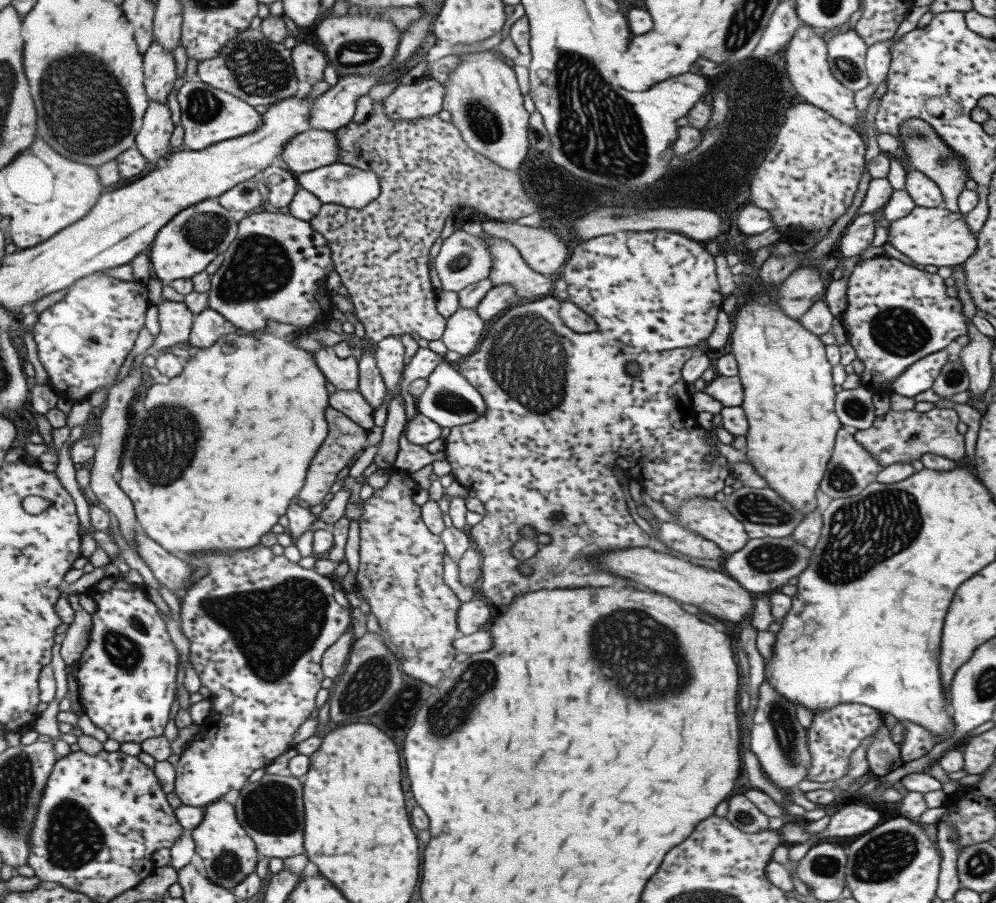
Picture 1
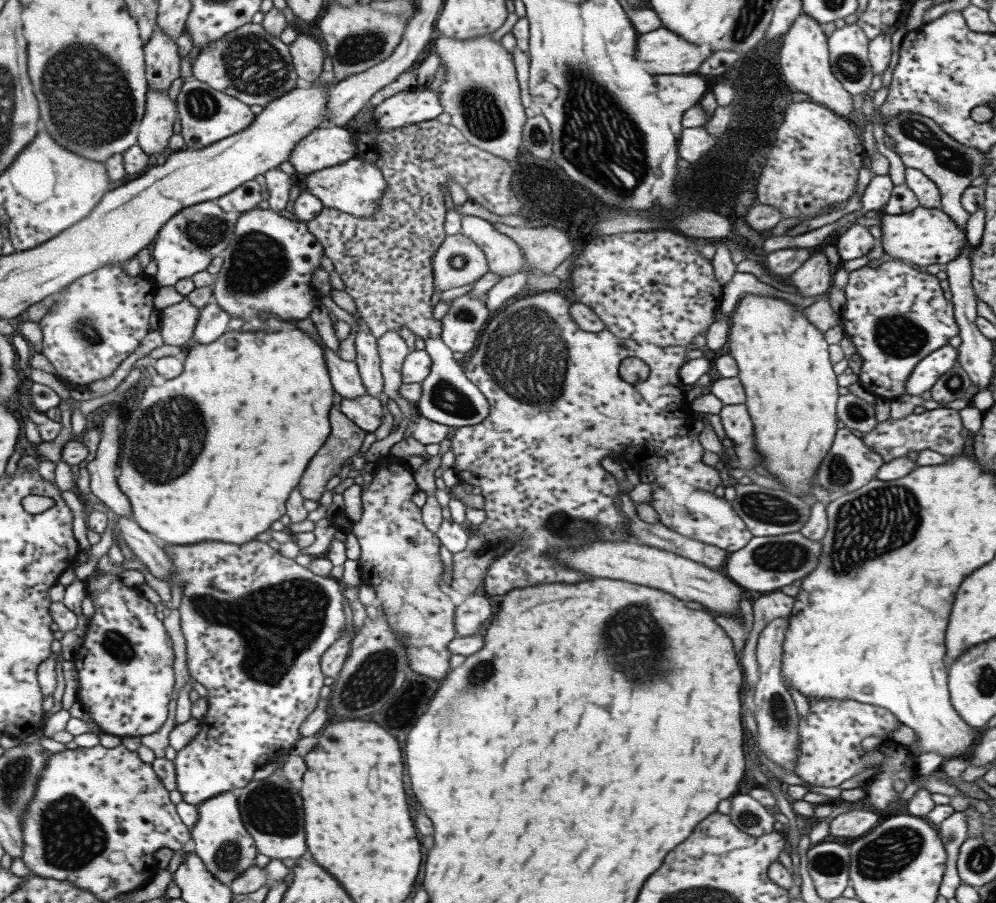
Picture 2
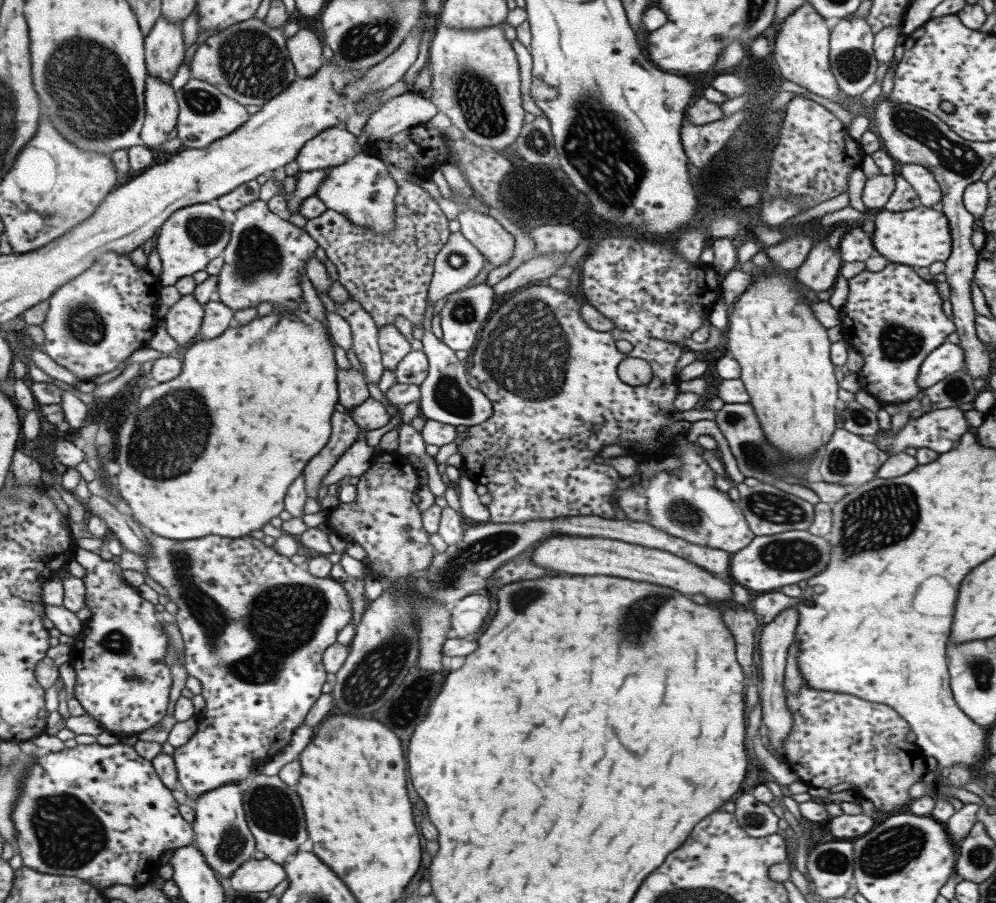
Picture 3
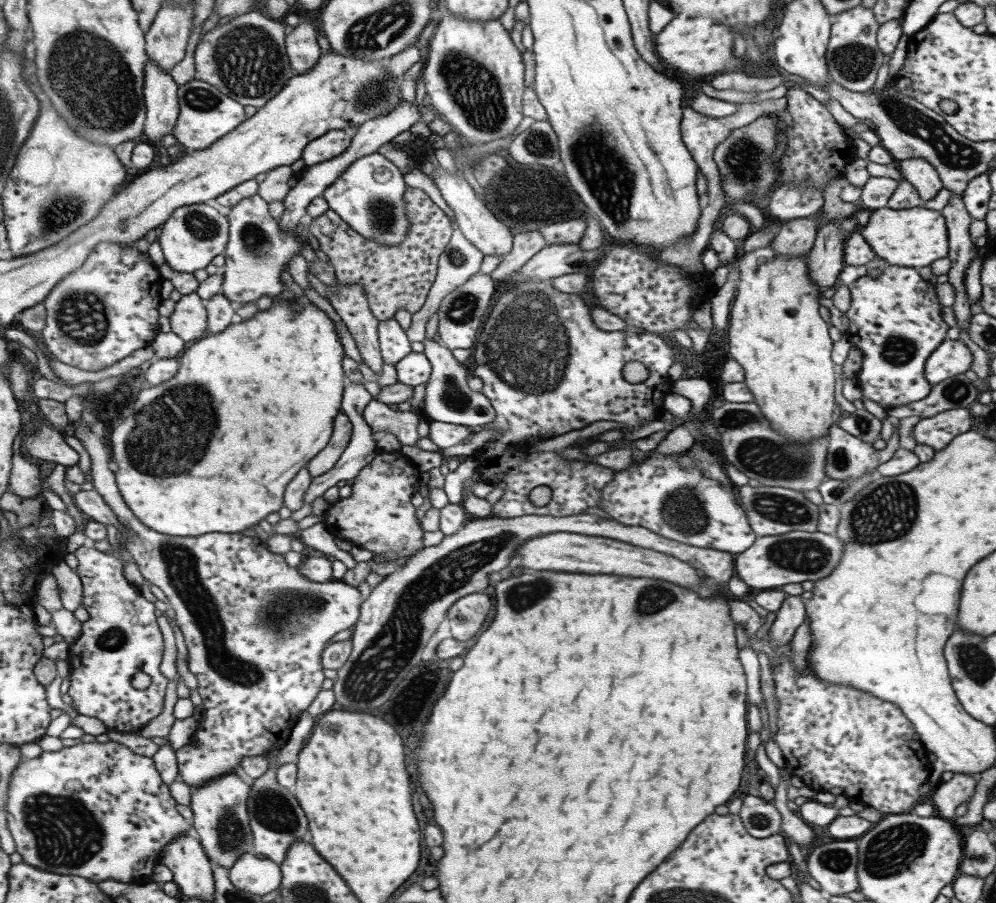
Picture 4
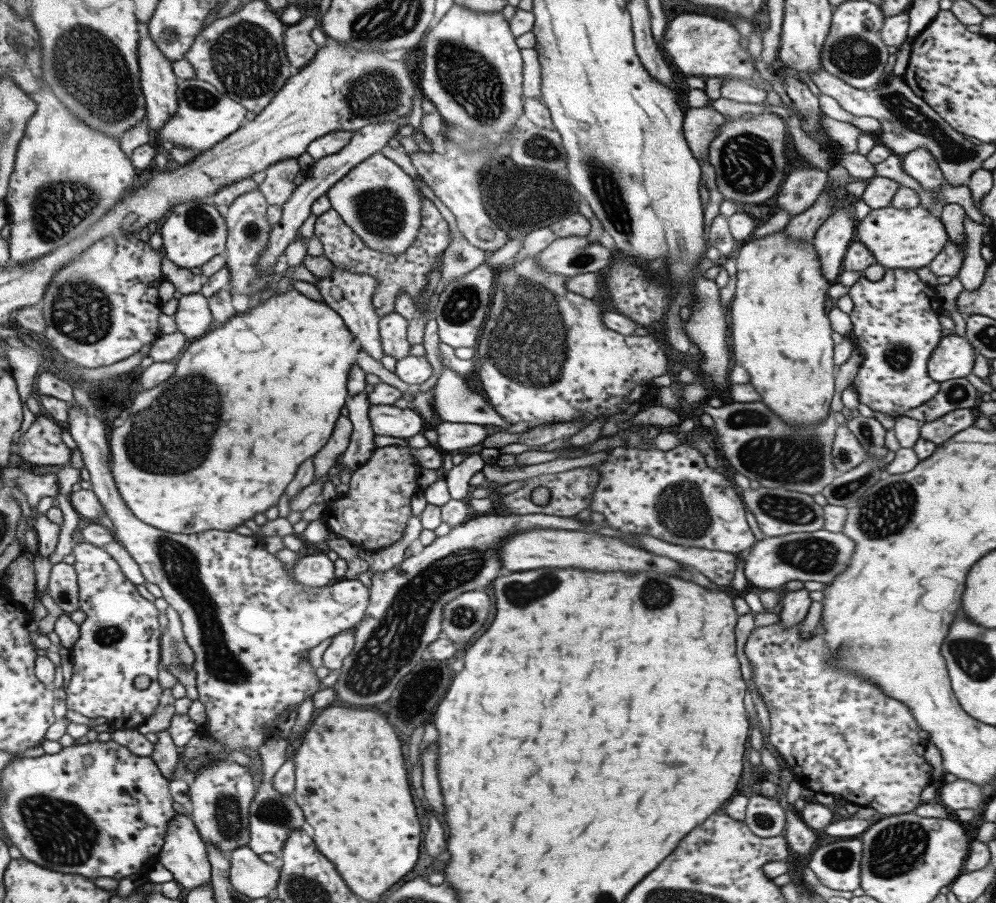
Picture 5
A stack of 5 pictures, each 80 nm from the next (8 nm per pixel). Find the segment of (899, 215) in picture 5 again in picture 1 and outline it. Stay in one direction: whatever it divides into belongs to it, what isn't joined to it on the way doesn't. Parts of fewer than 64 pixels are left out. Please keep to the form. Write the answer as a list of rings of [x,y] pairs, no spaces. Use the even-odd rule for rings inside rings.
[[[914,206],[911,212],[903,218],[892,220],[886,231],[885,243],[907,256],[914,265],[948,266],[951,268],[961,265],[976,247],[976,237],[968,229],[964,215],[959,212],[949,212],[942,206]]]

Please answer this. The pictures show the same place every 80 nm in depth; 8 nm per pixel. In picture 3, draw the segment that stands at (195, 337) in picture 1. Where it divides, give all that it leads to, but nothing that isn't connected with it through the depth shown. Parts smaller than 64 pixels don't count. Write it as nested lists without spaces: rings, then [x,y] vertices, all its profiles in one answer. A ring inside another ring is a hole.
[[[219,299],[206,302],[202,305],[204,315],[197,333],[197,340],[211,340],[220,336],[227,327],[233,324],[233,313]]]

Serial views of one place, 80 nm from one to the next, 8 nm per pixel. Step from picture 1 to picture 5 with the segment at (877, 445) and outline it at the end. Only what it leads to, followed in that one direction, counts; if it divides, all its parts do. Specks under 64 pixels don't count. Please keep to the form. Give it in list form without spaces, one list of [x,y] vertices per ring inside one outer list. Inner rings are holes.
[[[971,409],[952,410],[931,422],[923,422],[918,435],[937,446],[943,444],[956,432],[970,427],[974,419]]]

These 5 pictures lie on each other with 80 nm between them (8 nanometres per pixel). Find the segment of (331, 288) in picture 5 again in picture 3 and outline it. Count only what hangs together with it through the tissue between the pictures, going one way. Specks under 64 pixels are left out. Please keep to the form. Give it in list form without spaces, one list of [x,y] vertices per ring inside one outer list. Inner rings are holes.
[[[347,297],[345,302],[335,304],[335,307],[334,312],[350,326],[351,349],[362,368],[363,375],[369,384],[377,386],[383,366],[377,345],[378,328],[374,320],[353,297]]]

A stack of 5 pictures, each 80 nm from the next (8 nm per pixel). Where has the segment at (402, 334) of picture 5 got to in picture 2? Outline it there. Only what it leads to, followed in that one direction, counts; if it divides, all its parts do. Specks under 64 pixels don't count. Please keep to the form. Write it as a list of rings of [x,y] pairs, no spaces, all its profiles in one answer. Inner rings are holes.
[[[385,332],[383,336],[376,338],[377,354],[379,354],[379,368],[382,375],[382,390],[384,394],[393,400],[402,418],[417,423],[417,412],[410,410],[409,404],[399,397],[398,388],[401,385],[401,366],[405,356],[410,352],[398,332]]]

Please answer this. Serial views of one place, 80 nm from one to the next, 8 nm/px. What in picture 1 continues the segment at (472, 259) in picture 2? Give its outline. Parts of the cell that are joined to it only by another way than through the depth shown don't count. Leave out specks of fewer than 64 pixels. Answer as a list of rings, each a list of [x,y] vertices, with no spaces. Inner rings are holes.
[[[460,228],[442,240],[440,249],[433,260],[442,290],[456,293],[469,284],[482,281],[491,268],[491,257],[486,242],[478,236],[467,234]]]

